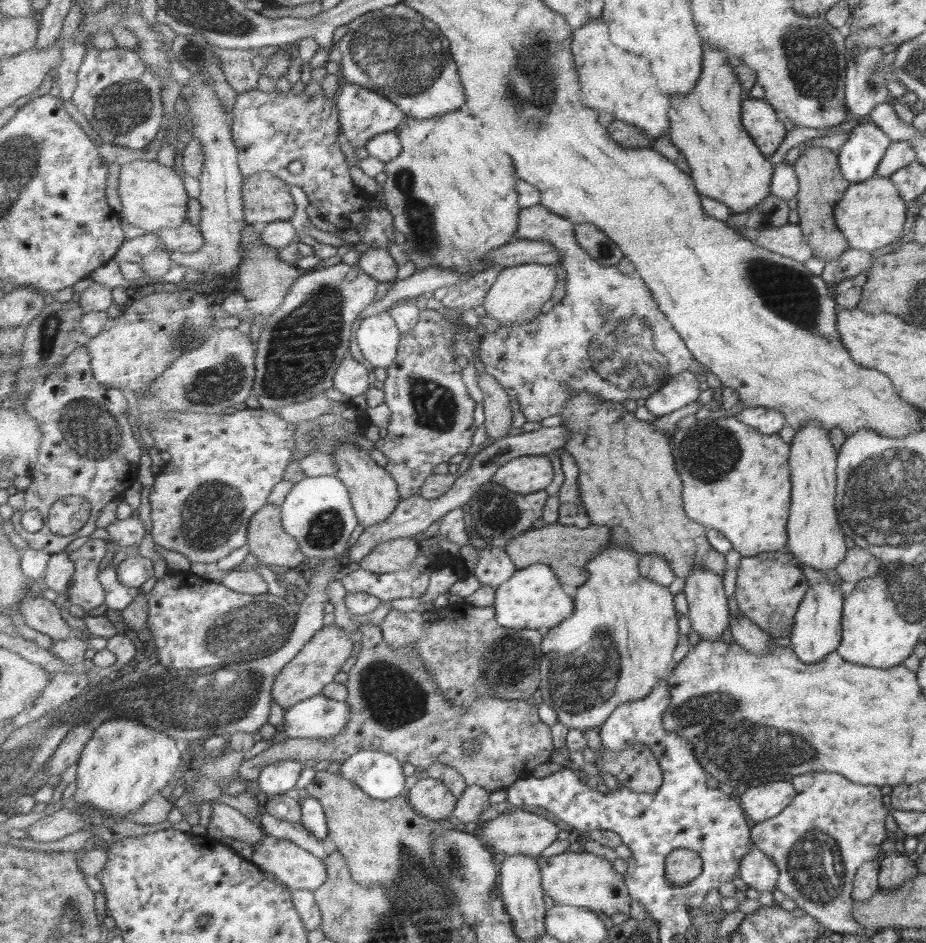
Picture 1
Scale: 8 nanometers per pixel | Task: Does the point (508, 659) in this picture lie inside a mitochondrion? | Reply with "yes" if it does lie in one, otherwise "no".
yes

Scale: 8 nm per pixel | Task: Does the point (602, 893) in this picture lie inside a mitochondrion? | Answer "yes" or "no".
no

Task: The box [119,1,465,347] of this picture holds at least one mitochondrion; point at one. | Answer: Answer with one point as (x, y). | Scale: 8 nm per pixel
(404, 55)

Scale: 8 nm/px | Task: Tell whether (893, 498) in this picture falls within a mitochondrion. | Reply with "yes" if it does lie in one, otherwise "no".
yes

